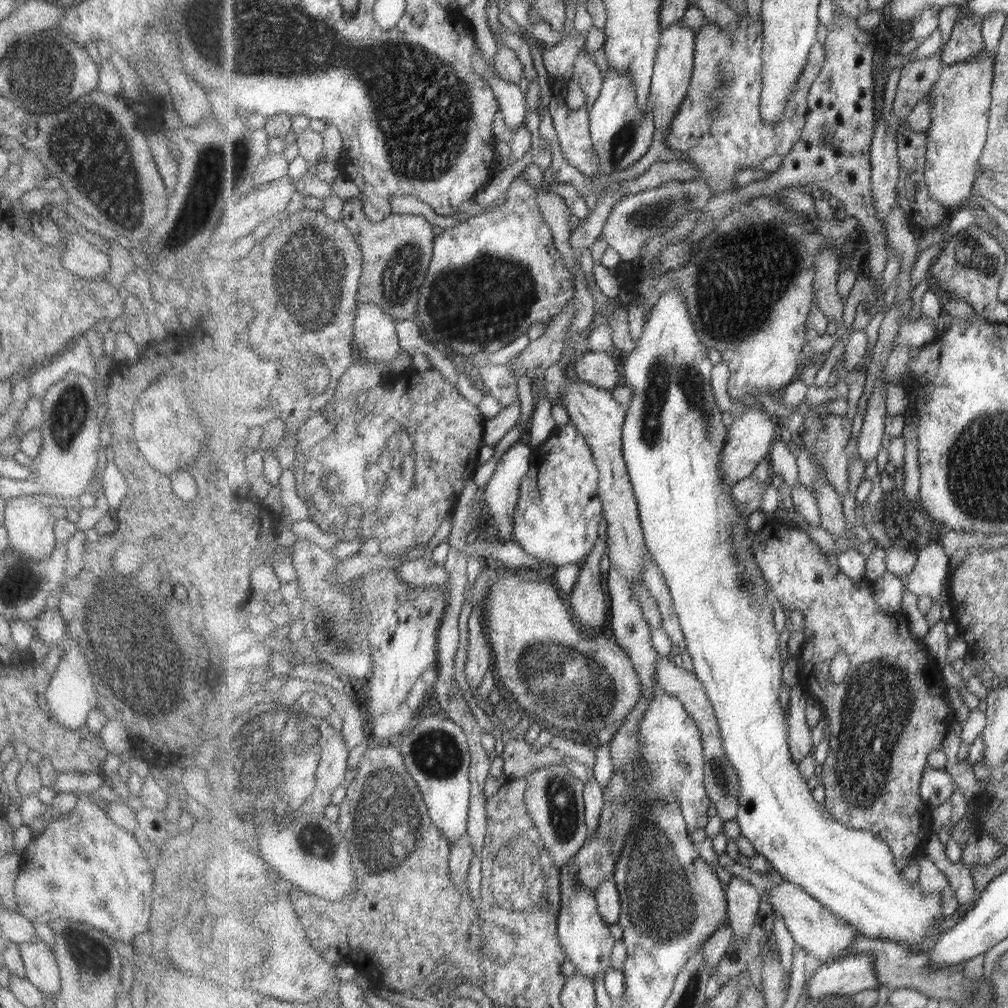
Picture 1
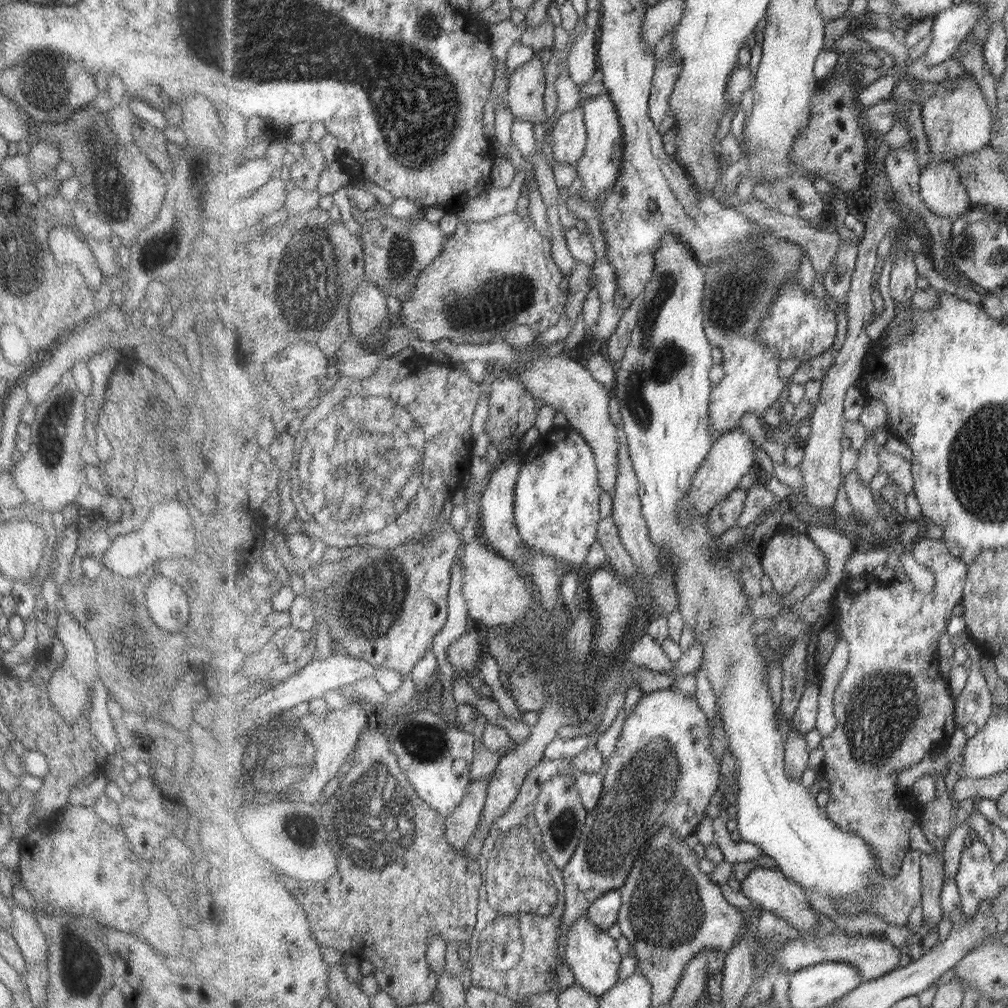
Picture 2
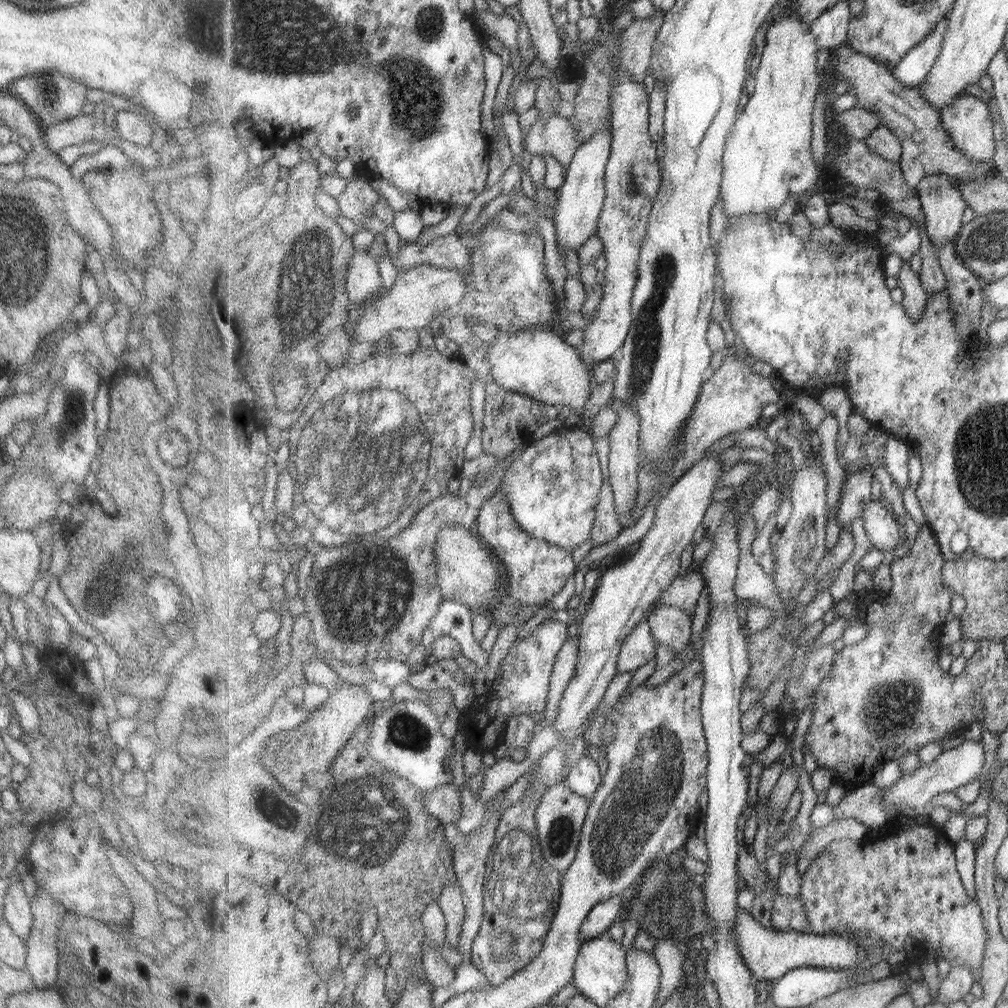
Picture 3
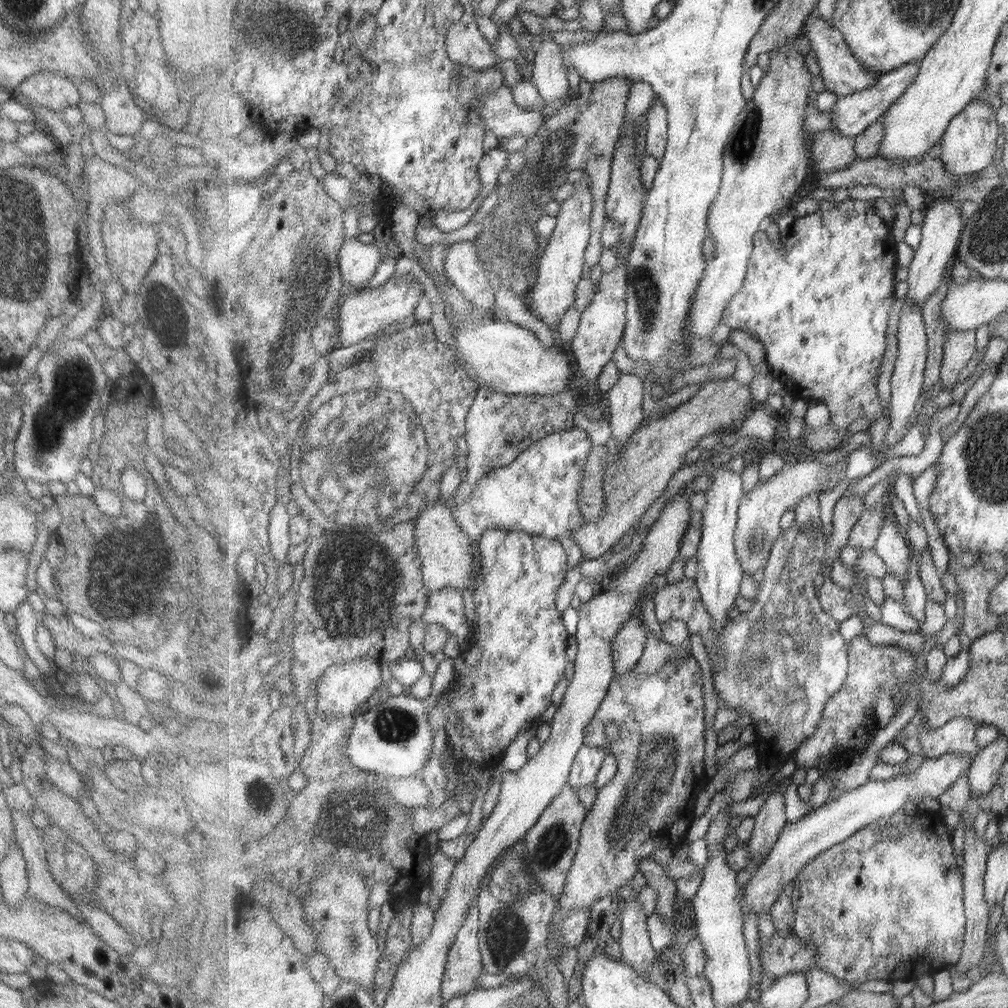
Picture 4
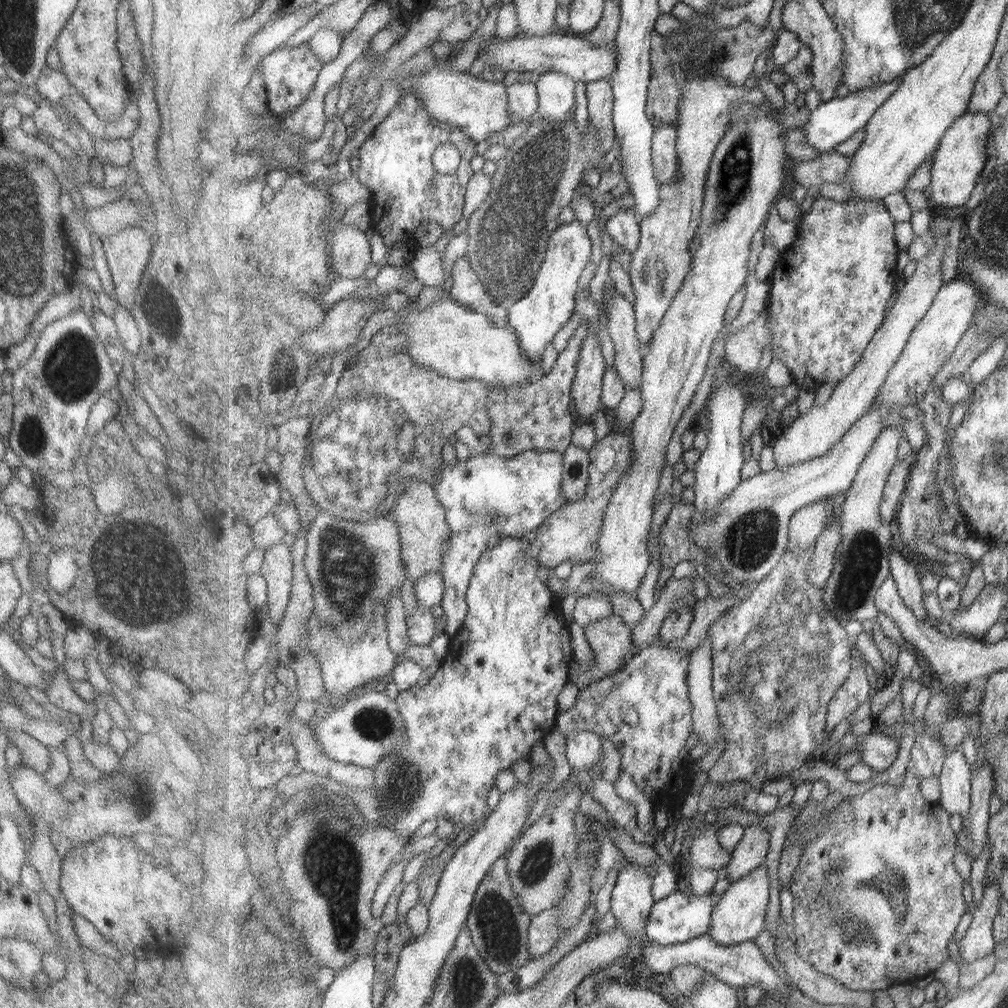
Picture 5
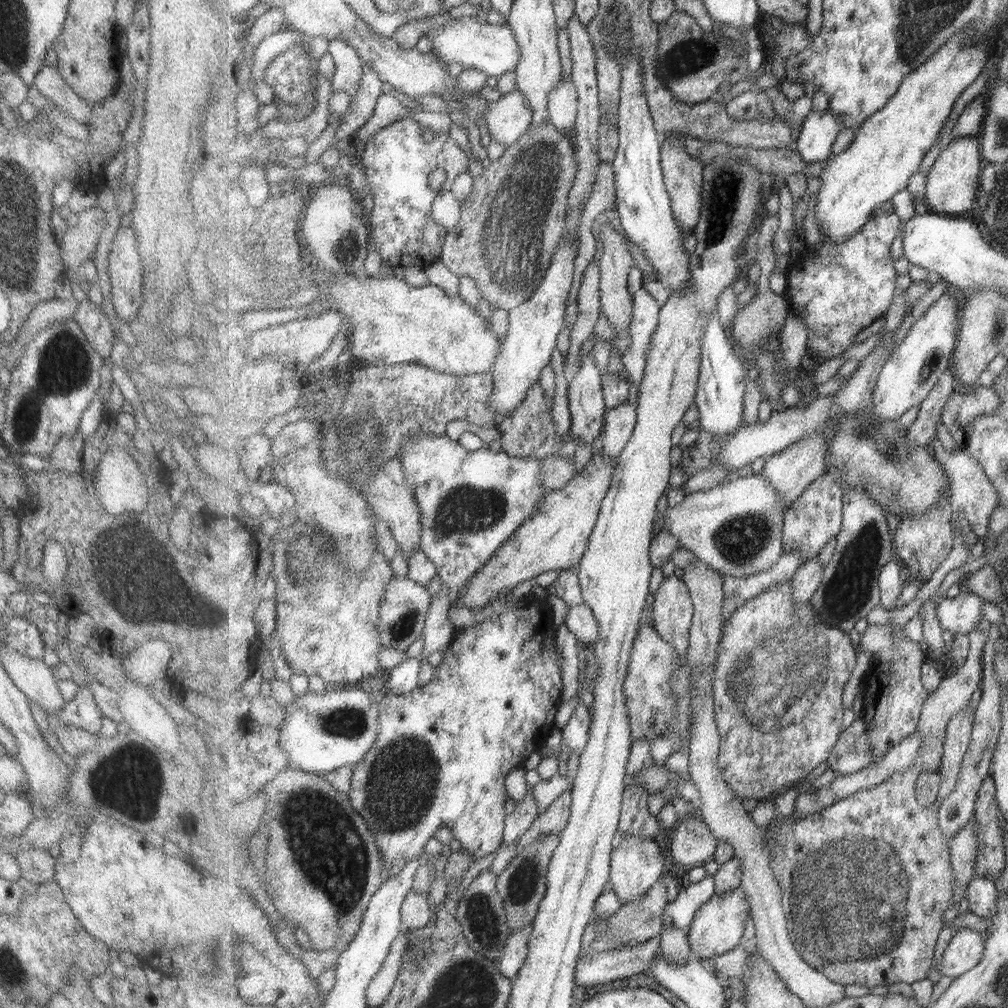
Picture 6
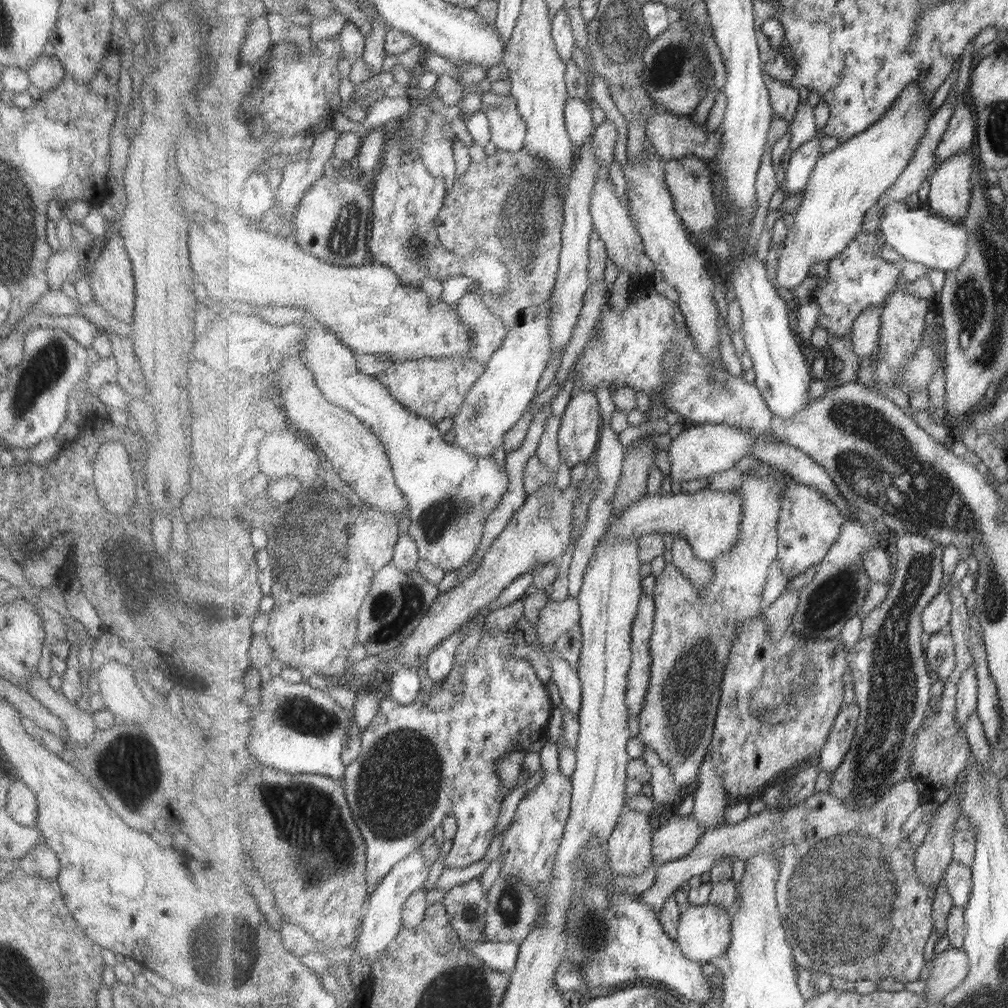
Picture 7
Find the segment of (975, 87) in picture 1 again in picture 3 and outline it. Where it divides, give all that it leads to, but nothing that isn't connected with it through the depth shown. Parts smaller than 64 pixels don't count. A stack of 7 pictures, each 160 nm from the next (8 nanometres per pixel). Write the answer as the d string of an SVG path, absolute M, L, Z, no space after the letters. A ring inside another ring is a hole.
M961 95L955 102L948 104L941 112L941 122L965 154L975 162L993 161L996 155L995 120L988 102L974 95ZM929 175L918 185L918 197L926 216L926 229L934 245L940 249L949 241L955 241L963 228L963 214L968 207L961 188L955 186L955 180L949 175Z

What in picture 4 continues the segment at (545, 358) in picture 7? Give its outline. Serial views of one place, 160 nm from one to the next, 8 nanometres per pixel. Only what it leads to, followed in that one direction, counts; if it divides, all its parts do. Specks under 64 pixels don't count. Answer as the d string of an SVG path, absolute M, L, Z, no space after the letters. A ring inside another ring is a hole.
M587 172L578 183L574 183L574 193L563 202L556 217L557 224L547 248L543 248L541 261L538 262L537 281L525 298L525 304L531 314L545 322L549 329L561 324L561 319L575 302L575 288L583 276L586 254L592 240L592 216L596 200L592 189L592 179Z

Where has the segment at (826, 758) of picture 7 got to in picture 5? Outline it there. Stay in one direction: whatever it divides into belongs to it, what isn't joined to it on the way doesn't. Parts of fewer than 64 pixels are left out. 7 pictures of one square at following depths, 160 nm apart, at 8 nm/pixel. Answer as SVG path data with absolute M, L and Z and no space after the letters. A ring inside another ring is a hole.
M884 734L858 738L855 749L861 754L861 764L865 764L875 772L889 770L899 756L899 742L893 736Z

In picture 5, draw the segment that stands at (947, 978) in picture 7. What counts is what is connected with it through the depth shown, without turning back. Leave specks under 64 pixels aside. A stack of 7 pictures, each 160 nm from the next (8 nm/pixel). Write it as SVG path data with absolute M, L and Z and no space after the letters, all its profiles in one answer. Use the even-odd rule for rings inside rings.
M997 882L984 885L982 903L972 915L972 921L960 942L961 958L969 964L993 954L996 938L994 920L999 914L1001 899L1004 898Z

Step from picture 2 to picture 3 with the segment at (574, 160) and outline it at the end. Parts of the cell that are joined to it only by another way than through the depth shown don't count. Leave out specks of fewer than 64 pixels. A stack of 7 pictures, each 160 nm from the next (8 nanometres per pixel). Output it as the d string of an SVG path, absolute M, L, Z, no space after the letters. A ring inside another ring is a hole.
M552 115L533 123L525 137L525 148L530 155L551 155L568 167L581 145L576 126L567 118Z

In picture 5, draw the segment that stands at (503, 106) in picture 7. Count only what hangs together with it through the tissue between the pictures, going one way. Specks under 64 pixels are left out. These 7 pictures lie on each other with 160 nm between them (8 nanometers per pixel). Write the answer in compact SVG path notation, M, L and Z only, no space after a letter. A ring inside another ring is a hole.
M534 79L526 83L519 80L508 86L510 117L515 122L539 116L540 98Z

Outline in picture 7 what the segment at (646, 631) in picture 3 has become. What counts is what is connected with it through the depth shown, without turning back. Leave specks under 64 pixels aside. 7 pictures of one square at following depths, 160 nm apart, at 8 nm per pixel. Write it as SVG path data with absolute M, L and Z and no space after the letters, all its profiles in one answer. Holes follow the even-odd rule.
M549 597L545 607L539 612L536 624L542 644L555 644L559 636L569 632L576 624L580 626L581 619L578 599L568 597L562 601L552 601Z

